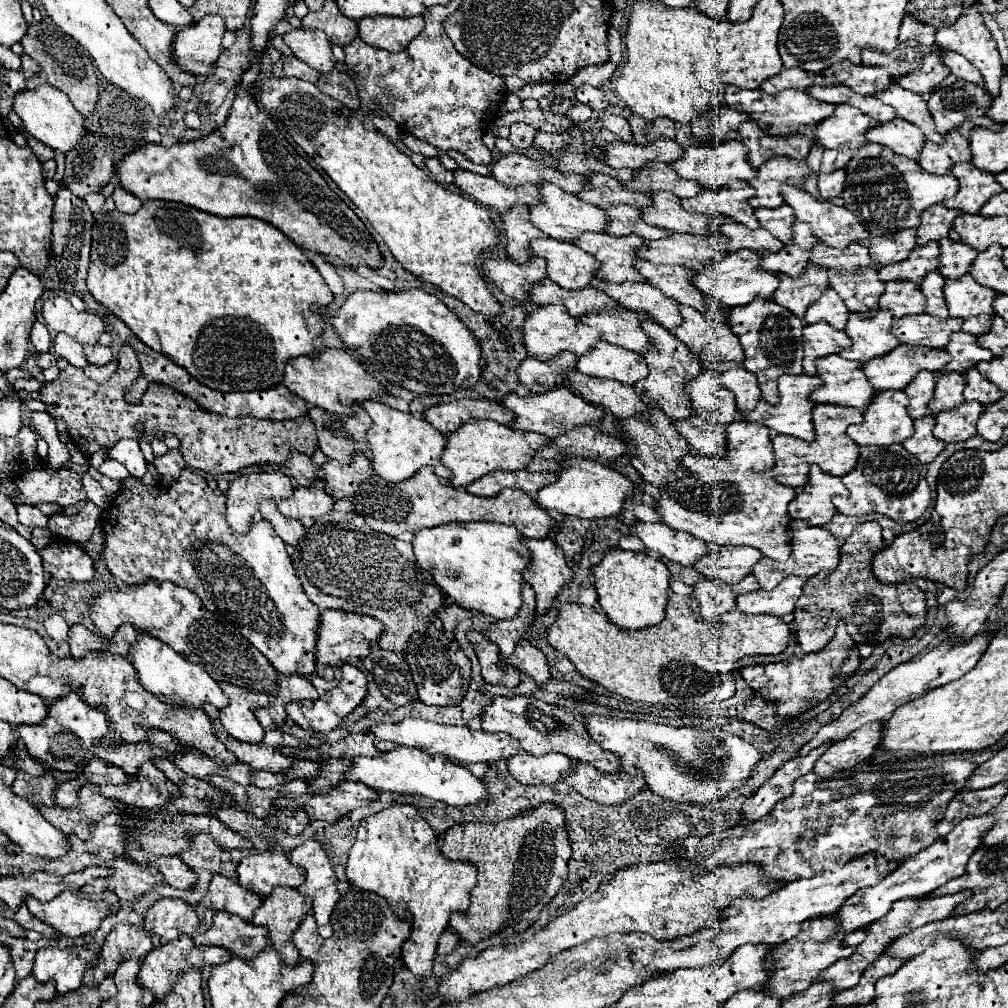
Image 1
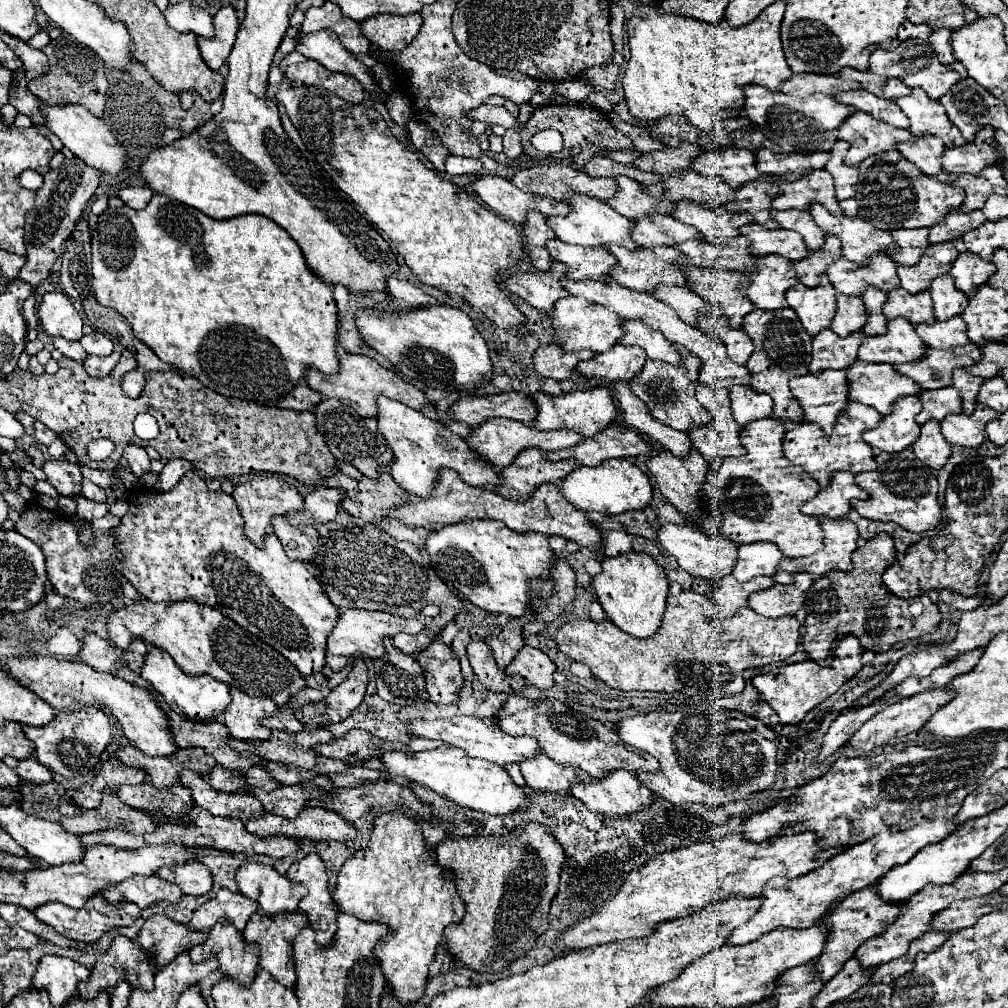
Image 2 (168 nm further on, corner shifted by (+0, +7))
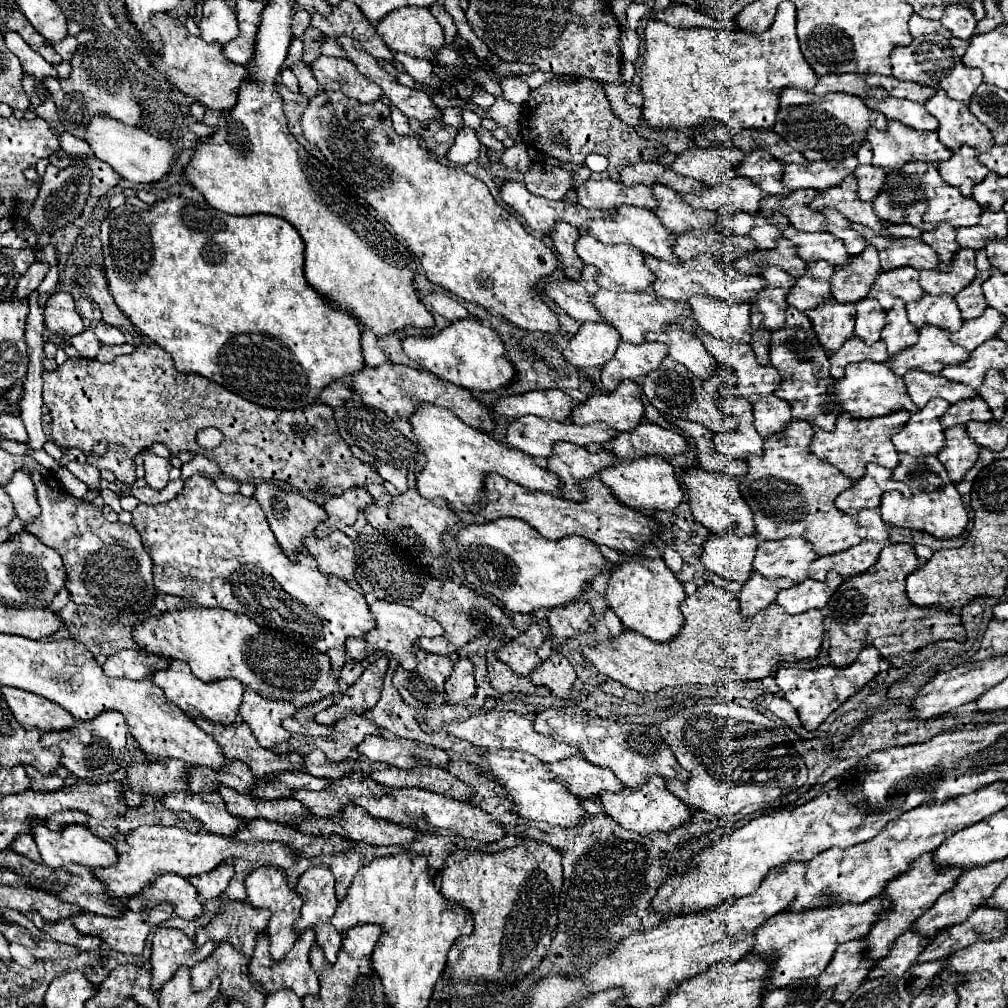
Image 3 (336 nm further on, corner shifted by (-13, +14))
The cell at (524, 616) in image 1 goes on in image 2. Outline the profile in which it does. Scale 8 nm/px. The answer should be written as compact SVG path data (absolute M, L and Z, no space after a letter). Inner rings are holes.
M509 618L501 632L497 636L489 636L485 642L491 646L499 668L505 668L523 648L523 622L519 618Z

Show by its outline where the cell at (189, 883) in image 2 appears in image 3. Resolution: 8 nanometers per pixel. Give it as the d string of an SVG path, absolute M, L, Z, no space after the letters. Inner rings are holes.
M224 863L224 865L218 865L212 873L204 873L200 877L192 877L188 881L196 887L196 891L204 899L216 899L226 891L232 877L234 877L234 867L230 863Z

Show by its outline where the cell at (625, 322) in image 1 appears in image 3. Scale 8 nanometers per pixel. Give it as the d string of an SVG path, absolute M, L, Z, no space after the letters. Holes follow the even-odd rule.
M672 325L666 331L660 333L648 333L646 341L660 341L668 345L668 355L686 365L688 371L692 371L700 379L710 379L718 371L716 359L706 351L702 341L694 333L686 333L680 325Z

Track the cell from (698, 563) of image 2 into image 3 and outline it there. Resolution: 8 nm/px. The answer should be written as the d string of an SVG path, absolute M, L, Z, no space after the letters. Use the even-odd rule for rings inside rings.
M710 535L702 547L702 563L716 575L732 581L748 581L752 561L758 549L758 537L720 537Z

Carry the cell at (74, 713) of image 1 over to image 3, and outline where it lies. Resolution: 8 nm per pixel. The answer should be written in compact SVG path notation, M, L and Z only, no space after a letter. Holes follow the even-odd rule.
M108 711L98 715L94 721L80 721L68 731L52 731L42 735L42 747L58 745L64 753L62 765L80 779L96 779L100 775L110 775L120 769L120 763L126 753L126 735L128 727L120 713Z

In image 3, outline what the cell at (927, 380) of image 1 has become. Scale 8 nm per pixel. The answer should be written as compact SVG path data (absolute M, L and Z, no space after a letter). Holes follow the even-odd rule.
M976 397L970 401L960 401L948 409L952 425L966 425L968 421L994 421L984 399Z

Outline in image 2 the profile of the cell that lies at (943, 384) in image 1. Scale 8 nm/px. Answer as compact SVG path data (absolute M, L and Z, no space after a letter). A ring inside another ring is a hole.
M955 368L953 372L953 384L961 394L963 394L963 412L965 414L971 414L973 408L975 408L975 396L979 392L979 386L981 386L983 380L971 376L967 370L963 368Z

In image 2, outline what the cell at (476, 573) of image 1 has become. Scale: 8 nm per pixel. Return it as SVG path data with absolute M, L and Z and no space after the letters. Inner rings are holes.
M465 520L433 530L425 540L425 552L443 582L451 584L459 594L491 614L507 614L513 618L523 616L531 602L531 592L537 596L549 596L553 590L543 578L555 560L555 552L547 538L533 532L511 532L497 520Z

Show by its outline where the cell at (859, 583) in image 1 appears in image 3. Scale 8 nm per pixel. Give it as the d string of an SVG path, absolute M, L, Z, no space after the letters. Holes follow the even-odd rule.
M908 543L884 545L878 563L862 573L844 581L836 595L828 601L828 639L830 661L834 667L848 667L858 657L860 649L872 645L880 651L892 667L908 665L914 655L940 639L966 641L966 631L958 615L944 613L942 609L922 609L906 597L906 577L920 567L914 547Z

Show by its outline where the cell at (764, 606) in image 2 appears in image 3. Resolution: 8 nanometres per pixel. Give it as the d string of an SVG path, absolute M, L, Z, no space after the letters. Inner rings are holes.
M830 571L826 581L820 583L816 579L806 579L804 583L796 583L790 589L782 589L778 593L776 603L784 607L790 615L804 613L808 609L822 609L830 601L832 593L840 587L844 577L840 577L836 571Z

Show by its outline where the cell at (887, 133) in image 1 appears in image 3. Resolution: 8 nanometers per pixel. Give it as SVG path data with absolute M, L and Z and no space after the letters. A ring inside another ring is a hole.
M964 145L964 149L956 151L952 159L936 165L942 179L954 187L960 189L962 195L972 197L972 185L976 181L982 181L988 175L988 167L980 165L978 161L978 151Z

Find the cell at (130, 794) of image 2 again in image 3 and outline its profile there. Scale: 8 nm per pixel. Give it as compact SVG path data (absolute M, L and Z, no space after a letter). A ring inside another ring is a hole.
M172 793L162 797L164 805L172 811L186 811L190 815L194 815L196 819L202 821L202 825L206 825L206 829L210 833L222 835L222 837L232 837L238 831L244 829L246 821L240 821L236 817L232 817L226 807L224 801L220 797L220 793Z

